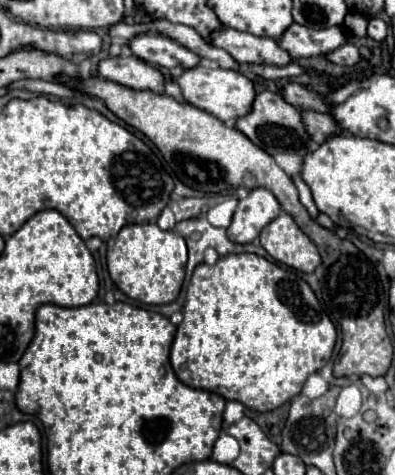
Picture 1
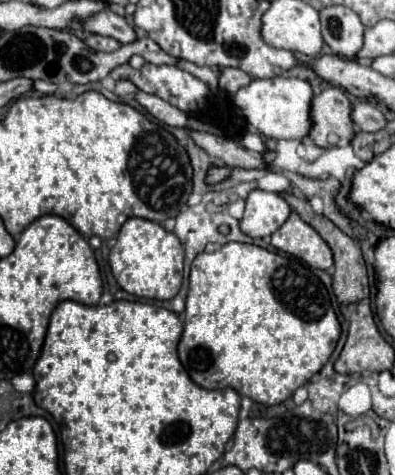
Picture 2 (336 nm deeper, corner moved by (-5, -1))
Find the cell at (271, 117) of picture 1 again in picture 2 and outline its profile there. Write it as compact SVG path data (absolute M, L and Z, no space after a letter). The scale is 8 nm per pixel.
M328 87L316 95L310 103L312 127L308 137L320 149L332 147L330 137L336 135L340 145L348 145L354 137L354 127L350 119L350 99L338 87Z

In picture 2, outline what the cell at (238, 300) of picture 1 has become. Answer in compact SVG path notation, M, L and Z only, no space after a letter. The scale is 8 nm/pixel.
M226 243L218 251L200 253L194 259L178 357L196 385L204 389L232 387L256 403L278 405L326 365L336 349L334 339L338 343L340 323L332 311L330 295L302 261L246 243Z

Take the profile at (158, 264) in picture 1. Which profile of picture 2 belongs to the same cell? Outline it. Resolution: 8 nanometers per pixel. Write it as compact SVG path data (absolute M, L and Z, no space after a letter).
M130 217L120 229L108 261L118 285L136 297L164 301L172 299L180 291L182 265L184 265L182 243L174 233L166 231L160 223Z

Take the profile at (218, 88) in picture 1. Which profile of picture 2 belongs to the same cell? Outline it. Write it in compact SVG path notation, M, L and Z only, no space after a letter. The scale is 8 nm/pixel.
M274 77L274 79L252 79L250 85L240 87L232 95L232 107L244 121L258 133L272 139L302 139L310 129L310 101L312 87L302 79Z

